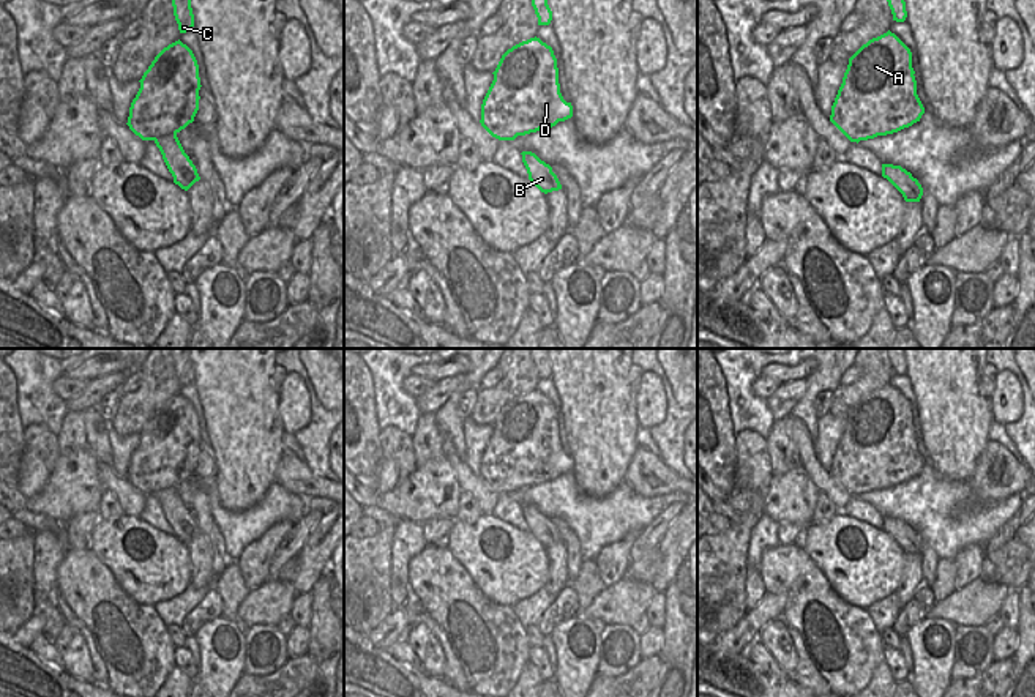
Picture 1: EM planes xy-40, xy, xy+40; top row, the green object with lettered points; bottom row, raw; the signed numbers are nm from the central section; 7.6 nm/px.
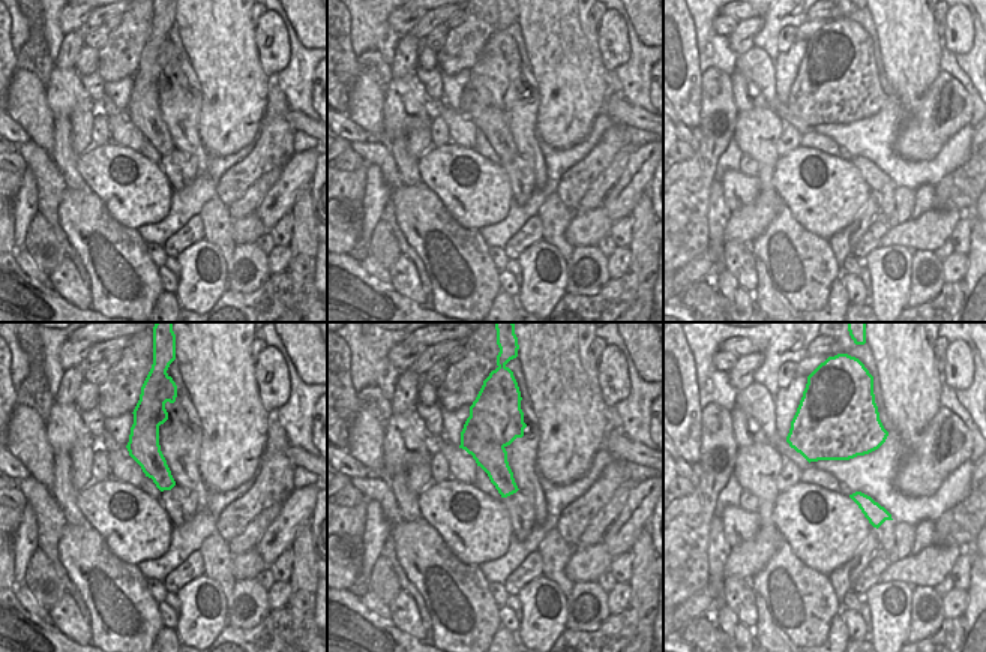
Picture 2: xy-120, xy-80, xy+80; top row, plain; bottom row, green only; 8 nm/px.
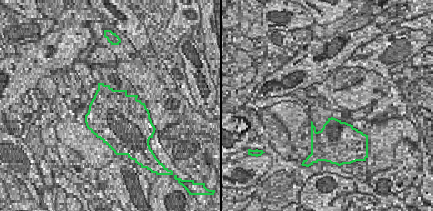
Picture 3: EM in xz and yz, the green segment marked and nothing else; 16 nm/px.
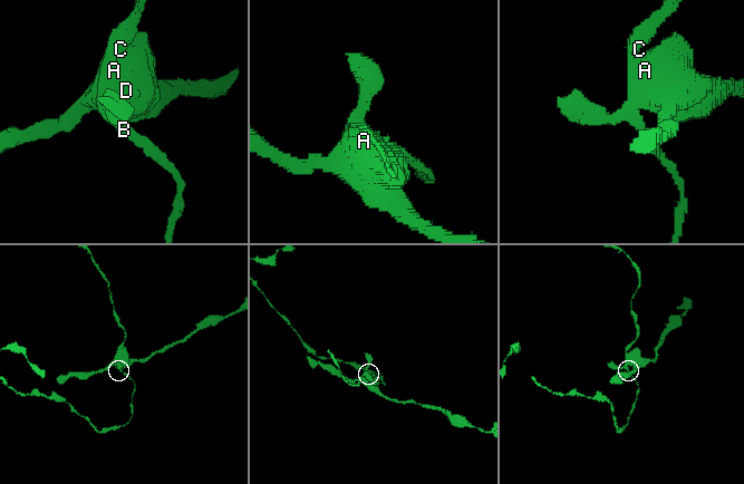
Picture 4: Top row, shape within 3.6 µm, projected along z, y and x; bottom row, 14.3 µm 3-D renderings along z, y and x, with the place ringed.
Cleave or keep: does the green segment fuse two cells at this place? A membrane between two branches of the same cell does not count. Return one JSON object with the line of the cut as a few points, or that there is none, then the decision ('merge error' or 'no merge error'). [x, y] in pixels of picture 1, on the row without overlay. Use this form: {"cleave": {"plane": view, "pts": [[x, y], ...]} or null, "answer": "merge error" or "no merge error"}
{"cleave": {"plane": "xy-40", "pts": [[161, 458], [161, 469], [158, 472], [139, 473]]}, "answer": "merge error"}

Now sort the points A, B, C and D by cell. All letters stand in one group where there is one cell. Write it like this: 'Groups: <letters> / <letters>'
Groups: A D / B C

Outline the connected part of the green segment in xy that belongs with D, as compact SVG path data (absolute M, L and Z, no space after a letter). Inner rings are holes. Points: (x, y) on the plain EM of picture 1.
M530 391L508 402L481 457L481 479L499 494L552 481L573 470L560 446L557 412L551 399ZM497 456L513 456L513 473L495 473Z

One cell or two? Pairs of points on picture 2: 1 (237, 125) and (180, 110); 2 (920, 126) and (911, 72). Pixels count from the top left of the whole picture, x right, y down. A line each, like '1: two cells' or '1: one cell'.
1: two cells
2: two cells

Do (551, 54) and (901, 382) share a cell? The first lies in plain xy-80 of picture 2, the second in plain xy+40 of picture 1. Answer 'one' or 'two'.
two

